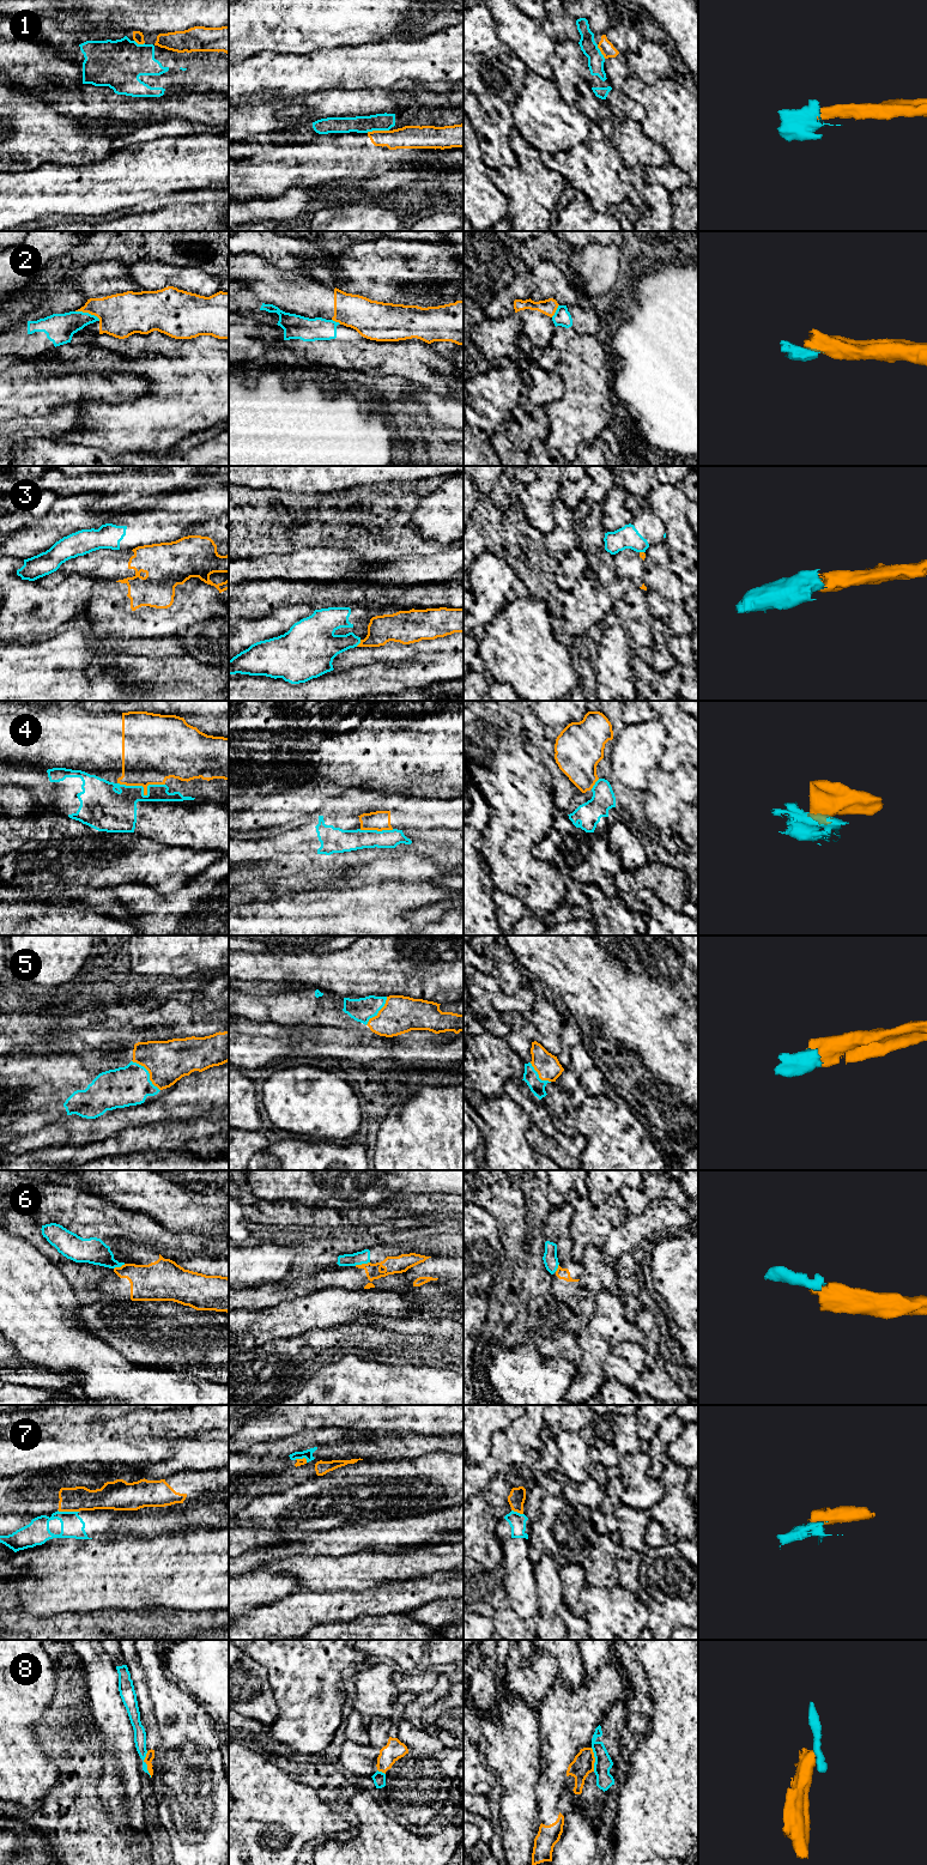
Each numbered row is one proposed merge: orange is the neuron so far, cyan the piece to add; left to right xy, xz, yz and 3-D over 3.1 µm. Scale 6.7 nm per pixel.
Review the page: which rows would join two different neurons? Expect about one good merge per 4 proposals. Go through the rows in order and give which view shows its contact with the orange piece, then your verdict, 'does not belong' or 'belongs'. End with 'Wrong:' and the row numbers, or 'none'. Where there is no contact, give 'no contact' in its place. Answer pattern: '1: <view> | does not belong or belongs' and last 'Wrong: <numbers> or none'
1: xz | does not belong
2: xy | does not belong
3: xz | does not belong
4: xy | does not belong
5: xy | belongs
6: xz | does not belong
7: xy | does not belong
8: xy | does not belong
Wrong: 1, 2, 3, 4, 6, 7, 8

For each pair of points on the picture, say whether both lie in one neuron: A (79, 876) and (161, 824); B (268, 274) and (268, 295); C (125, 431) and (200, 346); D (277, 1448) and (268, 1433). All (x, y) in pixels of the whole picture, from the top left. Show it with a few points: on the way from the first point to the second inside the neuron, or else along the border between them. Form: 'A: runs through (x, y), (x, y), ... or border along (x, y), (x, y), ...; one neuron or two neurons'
A: border along (114, 831), (133, 831), (168, 846); two neurons
B: runs through (268, 279), (268, 290); one neuron
C: runs through (146, 410), (157, 399), (163, 387), (182, 368); one neuron
D: border along (300, 1433), (292, 1436), (253, 1443), (246, 1449); two neurons

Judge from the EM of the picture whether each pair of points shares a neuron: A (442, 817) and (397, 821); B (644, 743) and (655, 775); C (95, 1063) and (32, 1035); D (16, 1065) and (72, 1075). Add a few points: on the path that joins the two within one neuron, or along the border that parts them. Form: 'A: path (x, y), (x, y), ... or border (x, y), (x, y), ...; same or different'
A: path (431, 819), (407, 822); same
B: border (659, 766), (647, 773), (647, 787), (643, 791); different
C: border (52, 1036), (41, 1040), (25, 1052); different
D: path (30, 1066), (36, 1066), (40, 1070), (58, 1071); same

